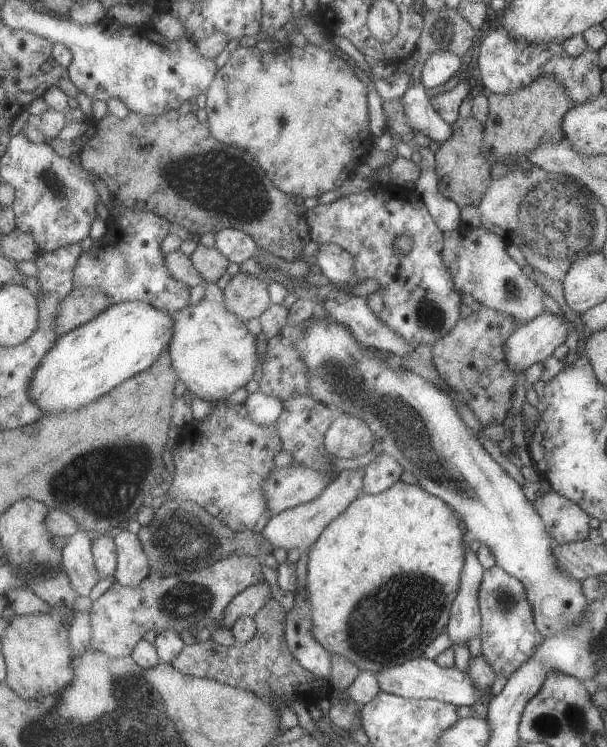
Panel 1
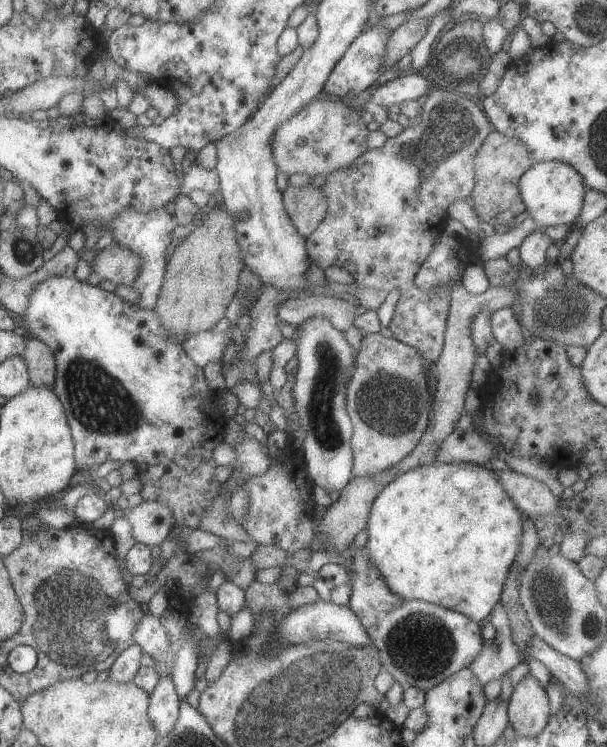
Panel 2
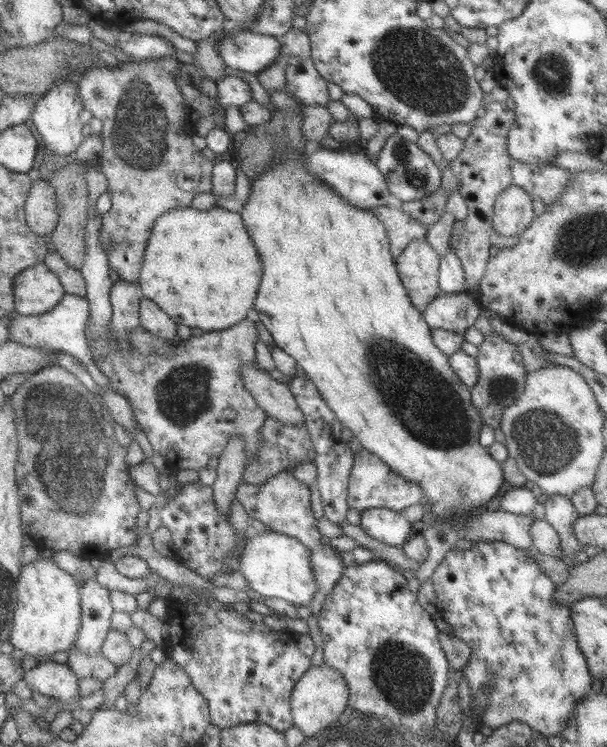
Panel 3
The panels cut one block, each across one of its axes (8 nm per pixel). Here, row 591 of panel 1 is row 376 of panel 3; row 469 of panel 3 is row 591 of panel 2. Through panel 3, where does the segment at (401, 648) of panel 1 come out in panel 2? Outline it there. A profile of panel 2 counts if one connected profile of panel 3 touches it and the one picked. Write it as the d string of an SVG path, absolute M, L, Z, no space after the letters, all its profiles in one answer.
M433 462L433 464L423 465L419 468L409 470L409 472L399 476L399 478L389 483L381 495L375 500L369 526L366 528L368 540L366 543L369 548L369 554L373 556L373 564L377 564L377 568L381 568L381 574L388 581L389 588L393 592L397 592L399 596L403 596L405 600L423 600L429 604L437 604L443 608L453 608L455 612L464 613L465 616L479 622L486 622L489 615L492 614L495 604L500 601L500 594L503 590L503 584L507 580L509 568L515 560L515 555L519 552L519 544L521 544L521 534L523 534L523 526L521 526L521 512L513 504L513 500L505 494L505 488L501 488L501 484L497 482L495 471L488 467L465 462Z

